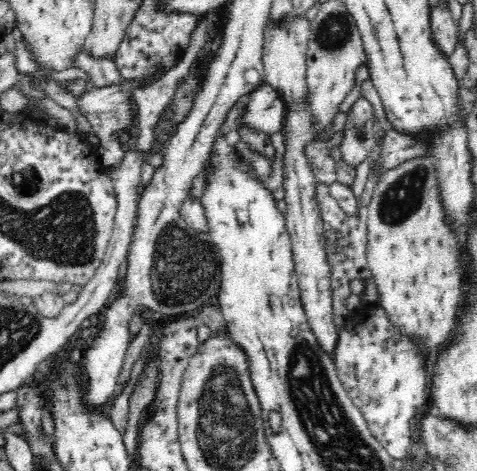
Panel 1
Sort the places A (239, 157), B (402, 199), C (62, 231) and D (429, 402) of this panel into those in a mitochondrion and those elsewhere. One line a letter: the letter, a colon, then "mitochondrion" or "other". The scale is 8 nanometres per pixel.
A: other
B: mitochondrion
C: mitochondrion
D: other

